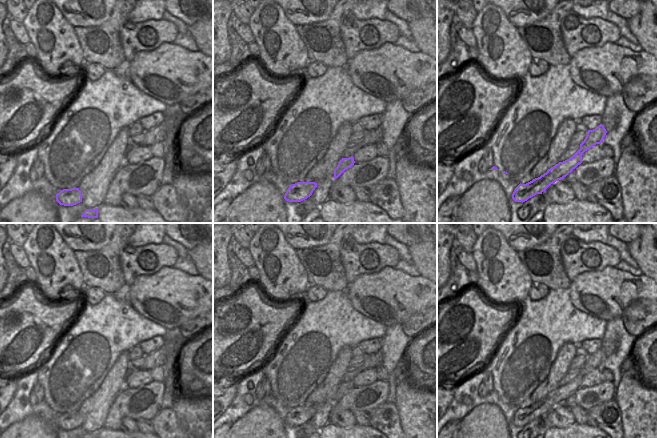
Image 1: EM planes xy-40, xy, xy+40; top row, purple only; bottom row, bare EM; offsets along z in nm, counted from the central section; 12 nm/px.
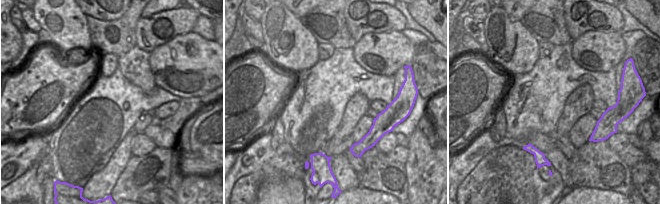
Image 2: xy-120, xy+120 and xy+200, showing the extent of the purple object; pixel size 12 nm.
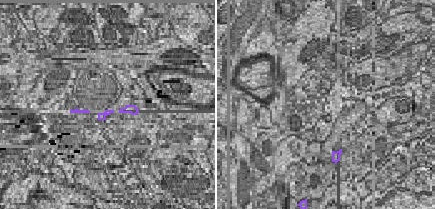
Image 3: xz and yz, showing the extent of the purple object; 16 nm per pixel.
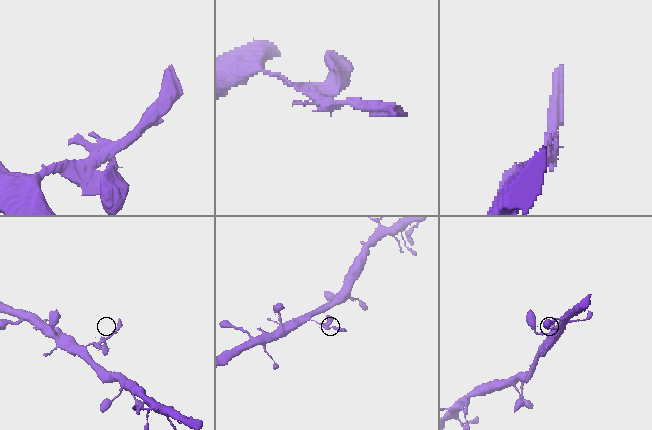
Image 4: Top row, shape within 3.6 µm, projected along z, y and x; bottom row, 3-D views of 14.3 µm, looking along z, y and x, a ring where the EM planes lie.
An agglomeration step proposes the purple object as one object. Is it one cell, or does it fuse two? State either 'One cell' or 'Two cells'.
Two cells

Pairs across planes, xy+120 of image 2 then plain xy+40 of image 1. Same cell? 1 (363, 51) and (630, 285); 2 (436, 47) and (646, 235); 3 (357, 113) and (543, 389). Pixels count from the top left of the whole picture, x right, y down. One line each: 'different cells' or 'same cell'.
1: same cell
2: different cells
3: same cell

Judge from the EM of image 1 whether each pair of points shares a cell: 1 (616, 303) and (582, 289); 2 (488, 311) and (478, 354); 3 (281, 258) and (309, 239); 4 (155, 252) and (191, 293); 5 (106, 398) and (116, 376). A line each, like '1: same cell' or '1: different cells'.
1: same cell
2: same cell
3: different cells
4: different cells
5: same cell

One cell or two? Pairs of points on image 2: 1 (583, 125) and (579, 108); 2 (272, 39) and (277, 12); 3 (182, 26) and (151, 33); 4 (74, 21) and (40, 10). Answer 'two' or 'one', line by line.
1: two
2: one
3: one
4: one

